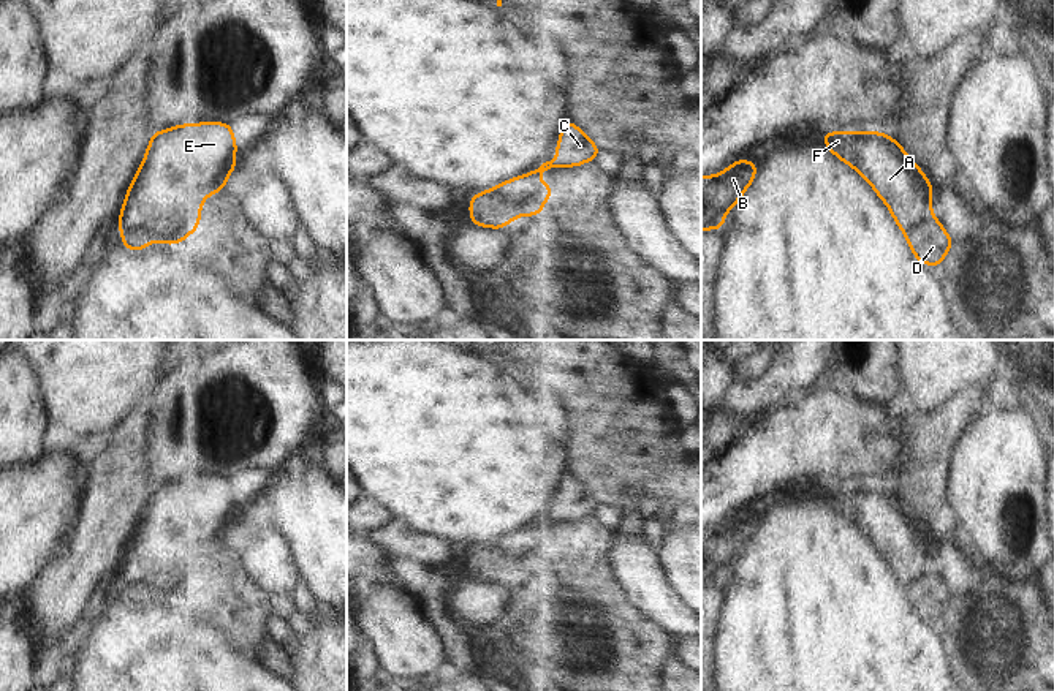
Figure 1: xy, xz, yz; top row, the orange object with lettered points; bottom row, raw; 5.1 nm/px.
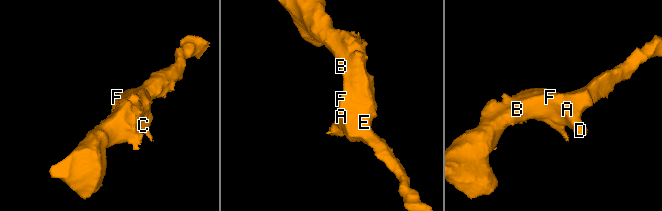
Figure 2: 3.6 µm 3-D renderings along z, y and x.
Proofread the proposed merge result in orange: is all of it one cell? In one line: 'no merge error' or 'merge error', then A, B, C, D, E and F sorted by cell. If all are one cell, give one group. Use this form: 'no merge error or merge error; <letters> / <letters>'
merge error; A B C E F / D

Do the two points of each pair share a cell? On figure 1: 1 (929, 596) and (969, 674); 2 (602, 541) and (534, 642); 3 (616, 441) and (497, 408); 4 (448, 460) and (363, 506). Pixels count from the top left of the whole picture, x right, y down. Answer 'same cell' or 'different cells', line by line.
1: same cell
2: same cell
3: different cells
4: different cells

